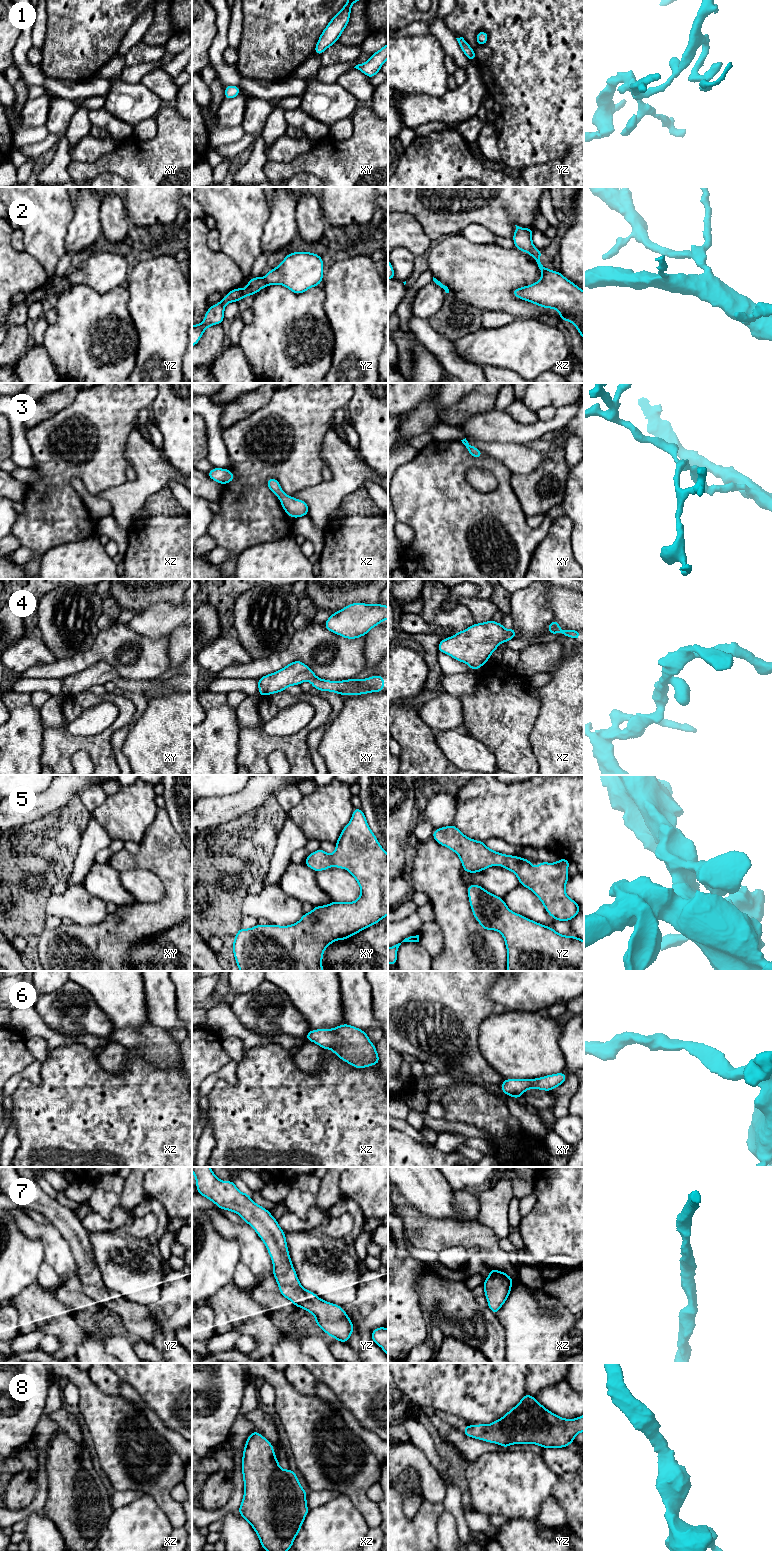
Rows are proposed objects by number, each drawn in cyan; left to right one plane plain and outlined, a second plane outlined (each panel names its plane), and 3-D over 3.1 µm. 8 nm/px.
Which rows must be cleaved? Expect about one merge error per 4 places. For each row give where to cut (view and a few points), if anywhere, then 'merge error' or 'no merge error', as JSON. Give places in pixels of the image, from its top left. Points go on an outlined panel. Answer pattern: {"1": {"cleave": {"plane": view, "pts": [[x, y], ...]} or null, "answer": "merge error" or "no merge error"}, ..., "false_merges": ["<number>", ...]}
{"1": {"cleave": null, "answer": "no merge error"}, "2": {"cleave": null, "answer": "no merge error"}, "3": {"cleave": null, "answer": "no merge error"}, "4": {"cleave": null, "answer": "no merge error"}, "5": {"cleave": null, "answer": "no merge error"}, "6": {"cleave": null, "answer": "no merge error"}, "7": {"cleave": null, "answer": "no merge error"}, "8": {"cleave": null, "answer": "no merge error"}, "false_merges": []}

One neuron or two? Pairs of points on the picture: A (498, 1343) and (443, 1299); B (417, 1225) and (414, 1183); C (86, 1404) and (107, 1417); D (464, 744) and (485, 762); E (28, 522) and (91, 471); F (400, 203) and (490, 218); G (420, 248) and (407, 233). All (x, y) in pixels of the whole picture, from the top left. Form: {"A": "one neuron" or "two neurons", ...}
{"A": "one neuron", "B": "two neurons", "C": "one neuron", "D": "one neuron", "E": "one neuron", "F": "one neuron", "G": "one neuron"}

